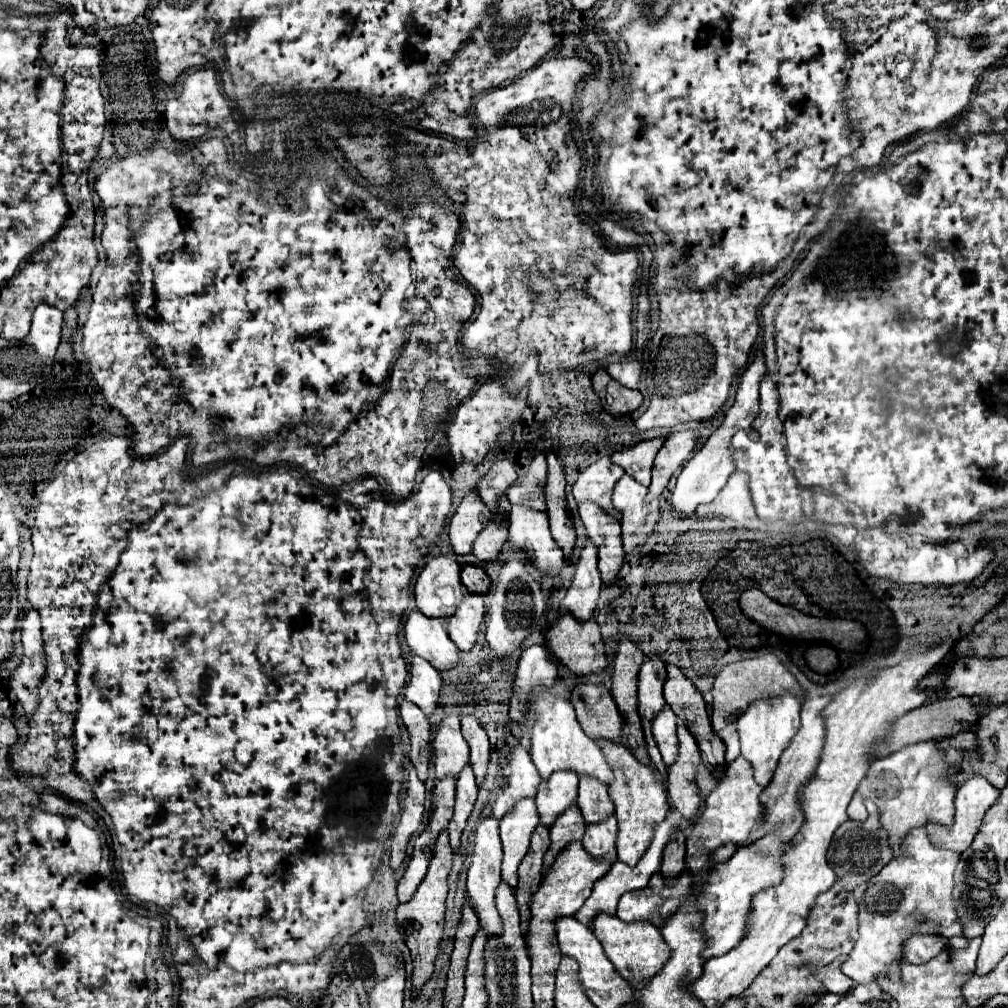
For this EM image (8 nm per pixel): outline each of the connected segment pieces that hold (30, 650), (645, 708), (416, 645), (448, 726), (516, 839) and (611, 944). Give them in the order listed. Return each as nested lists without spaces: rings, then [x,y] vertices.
[[[30,610],[24,618],[22,644],[24,644],[24,658],[10,680],[10,688],[22,702],[26,716],[32,718],[36,712],[36,706],[38,706],[38,686],[46,674],[42,626],[40,626],[40,618],[34,610]]]
[[[648,658],[642,664],[640,676],[638,676],[638,712],[640,712],[642,728],[646,734],[646,746],[648,746],[650,760],[654,762],[656,770],[660,770],[662,778],[666,778],[668,772],[666,772],[666,766],[660,758],[658,746],[656,746],[654,736],[652,736],[652,720],[656,718],[656,714],[666,704],[666,700],[662,696],[664,682],[666,682],[666,664],[658,658]]]
[[[412,612],[404,624],[404,636],[410,650],[428,660],[436,670],[450,670],[460,660],[460,650],[438,618],[426,618],[420,612]]]
[[[446,716],[434,734],[436,752],[436,778],[458,778],[460,770],[468,764],[470,750],[460,734],[460,718]]]
[[[520,800],[512,812],[508,812],[500,822],[500,838],[504,846],[502,860],[502,880],[516,890],[518,884],[518,864],[530,846],[532,830],[538,826],[538,814],[534,800]]]
[[[598,914],[598,918],[594,918],[592,930],[594,930],[596,938],[600,940],[600,944],[606,952],[606,956],[610,958],[610,962],[616,966],[616,970],[634,988],[644,986],[644,982],[648,982],[652,976],[656,976],[664,968],[664,962],[668,962],[668,958],[670,958],[670,948],[666,946],[660,930],[654,924],[648,924],[648,922],[626,924],[616,916]]]

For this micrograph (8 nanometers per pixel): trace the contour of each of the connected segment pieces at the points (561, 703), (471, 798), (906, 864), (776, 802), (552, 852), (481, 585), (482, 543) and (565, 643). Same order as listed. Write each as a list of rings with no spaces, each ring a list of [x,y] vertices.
[[[536,692],[532,710],[536,714],[536,722],[532,728],[530,756],[532,756],[534,766],[540,772],[542,780],[548,780],[558,770],[570,770],[576,774],[586,774],[586,776],[598,778],[606,786],[612,782],[612,770],[608,768],[608,762],[606,762],[598,742],[594,742],[592,738],[588,738],[584,734],[584,730],[580,728],[580,724],[576,720],[574,708],[568,700],[552,696],[550,692]]]
[[[468,764],[462,770],[460,778],[456,780],[456,808],[454,808],[454,818],[450,820],[450,826],[448,826],[450,846],[452,846],[452,852],[454,854],[460,848],[460,836],[462,836],[462,830],[466,826],[466,820],[468,820],[472,808],[474,808],[476,794],[478,794],[478,788],[476,788],[476,782],[474,782],[472,768]]]
[[[924,828],[912,830],[902,850],[904,856],[892,858],[876,876],[854,890],[854,898],[860,906],[860,938],[844,962],[842,972],[856,984],[870,984],[878,976],[888,976],[896,982],[904,960],[900,956],[904,942],[914,934],[962,936],[962,924],[952,910],[954,868],[960,854],[934,848]]]
[[[814,696],[814,698],[806,698],[806,702],[802,704],[802,726],[800,726],[798,734],[794,736],[794,740],[790,742],[790,746],[784,750],[770,786],[766,786],[764,792],[760,794],[760,804],[764,806],[764,818],[762,818],[762,826],[752,830],[750,842],[764,838],[772,830],[780,830],[780,838],[784,842],[788,842],[800,830],[800,826],[804,822],[804,814],[798,804],[798,790],[802,784],[808,782],[808,778],[816,770],[818,756],[824,746],[824,732],[826,732],[820,712],[828,702],[830,702],[830,696]]]
[[[572,806],[564,814],[560,814],[560,818],[550,828],[552,844],[544,856],[544,870],[548,870],[552,866],[552,862],[556,860],[556,854],[560,850],[564,850],[570,842],[576,842],[576,840],[580,842],[584,836],[584,830],[586,830],[586,824],[584,824],[584,818],[582,818],[578,806]]]
[[[464,566],[462,568],[462,584],[472,594],[486,594],[490,590],[490,578],[480,566]]]
[[[498,514],[492,518],[488,528],[480,532],[480,536],[474,542],[472,554],[478,558],[478,562],[494,562],[498,554],[504,550],[504,542],[508,538],[508,520],[504,514]]]
[[[568,614],[560,616],[558,622],[546,632],[546,648],[556,656],[556,660],[560,660],[570,672],[574,672],[578,676],[602,672],[608,666],[604,642],[600,638],[600,628],[594,620],[582,624],[574,616],[568,616]]]

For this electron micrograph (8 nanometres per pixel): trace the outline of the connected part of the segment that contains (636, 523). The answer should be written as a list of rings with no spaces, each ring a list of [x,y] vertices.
[[[624,474],[614,486],[614,508],[622,512],[622,540],[626,554],[632,554],[634,548],[646,544],[648,536],[654,532],[656,522],[660,520],[658,500],[650,504],[644,502],[648,488],[640,486],[634,478]]]

